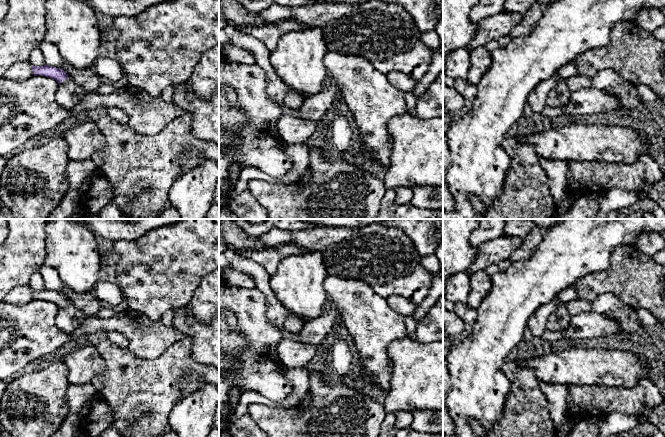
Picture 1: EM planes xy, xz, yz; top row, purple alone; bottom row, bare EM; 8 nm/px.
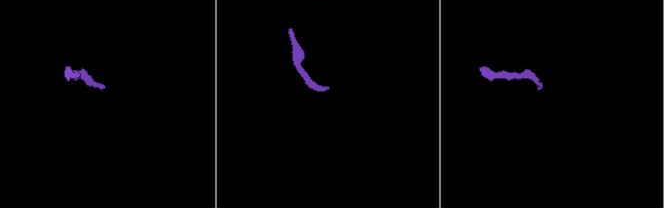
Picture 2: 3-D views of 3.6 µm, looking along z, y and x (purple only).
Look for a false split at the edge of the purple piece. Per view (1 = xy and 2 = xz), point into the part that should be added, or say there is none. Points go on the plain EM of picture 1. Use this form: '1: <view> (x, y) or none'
1: xy (69, 318)
2: xz (288, 335)

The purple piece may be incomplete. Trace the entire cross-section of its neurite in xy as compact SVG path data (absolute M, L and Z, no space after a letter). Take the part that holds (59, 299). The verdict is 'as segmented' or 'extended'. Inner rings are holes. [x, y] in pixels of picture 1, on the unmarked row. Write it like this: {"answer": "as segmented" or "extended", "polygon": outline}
{"answer": "extended", "polygon": "M32 289L32 294L34 299L50 301L58 306L58 313L55 322L59 329L71 334L82 325L86 315L76 308L64 294L56 291L50 291L48 289L40 291Z"}

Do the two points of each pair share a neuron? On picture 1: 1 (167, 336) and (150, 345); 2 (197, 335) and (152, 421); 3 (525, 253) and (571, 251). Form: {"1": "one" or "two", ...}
{"1": "one", "2": "two", "3": "two"}

